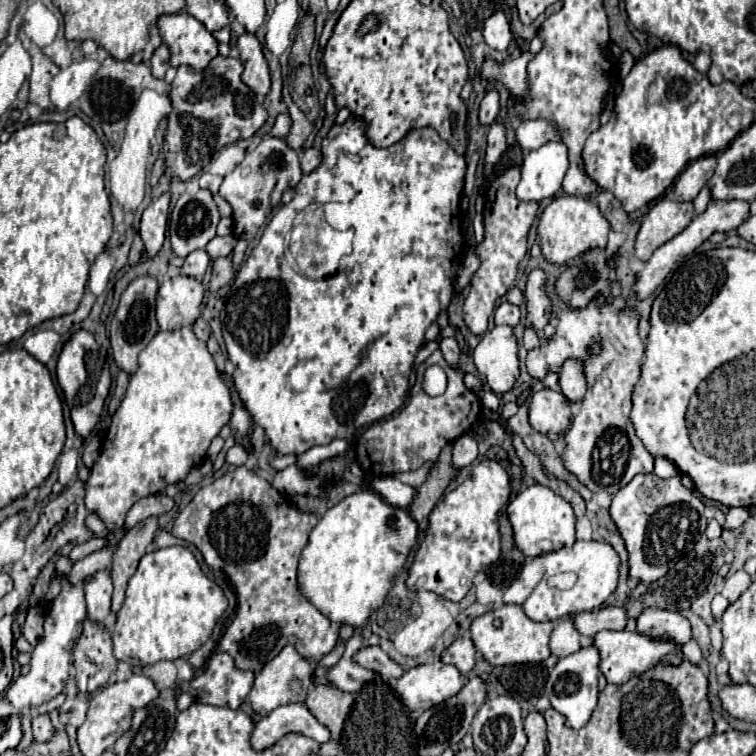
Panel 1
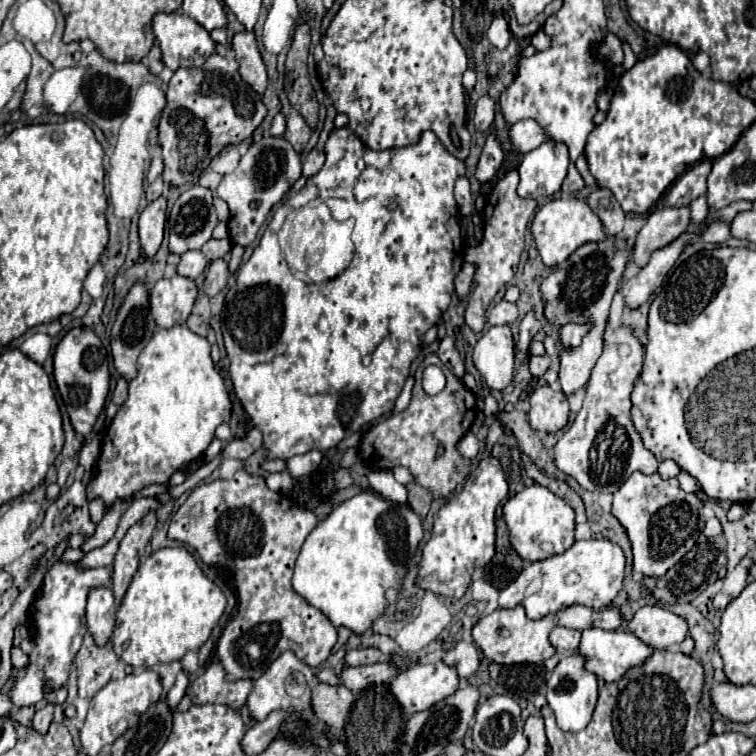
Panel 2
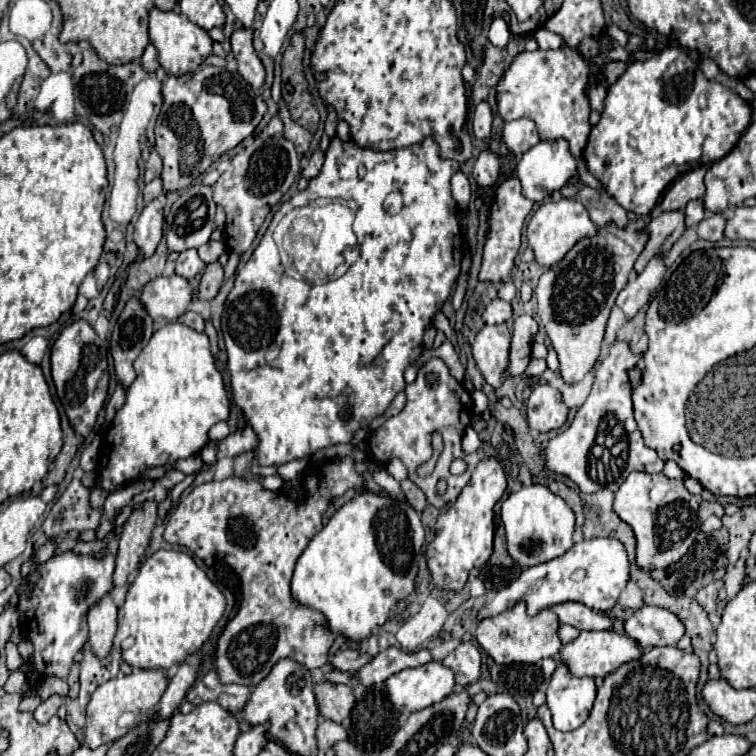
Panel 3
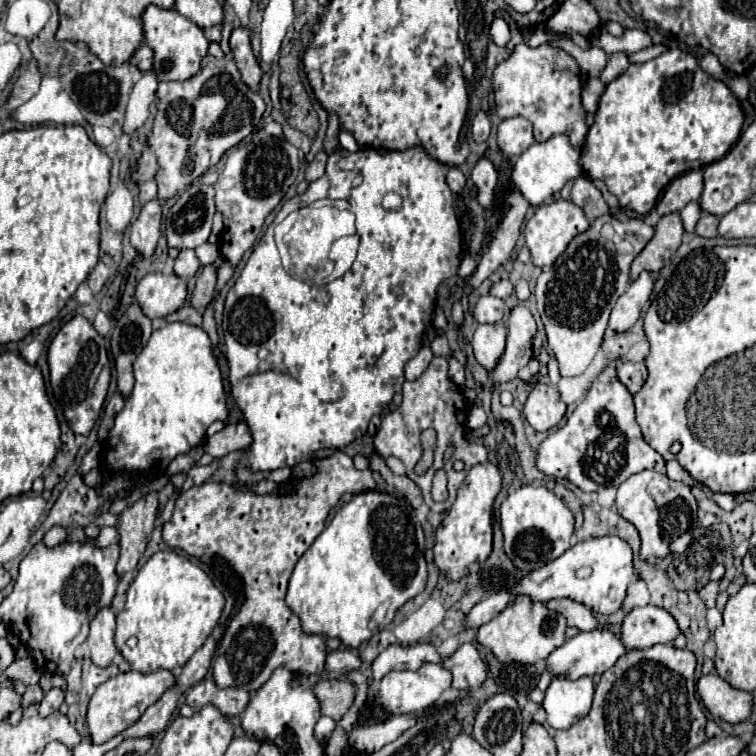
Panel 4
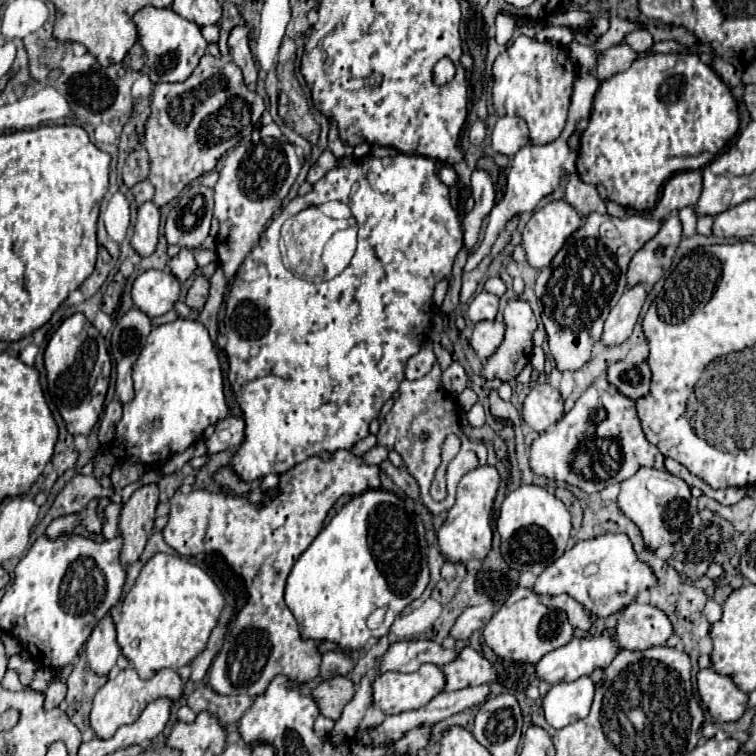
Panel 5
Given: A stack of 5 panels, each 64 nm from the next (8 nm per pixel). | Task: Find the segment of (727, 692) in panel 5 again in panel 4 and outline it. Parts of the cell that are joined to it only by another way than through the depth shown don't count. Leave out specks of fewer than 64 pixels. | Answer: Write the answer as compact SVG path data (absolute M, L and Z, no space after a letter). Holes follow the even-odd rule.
M716 672L702 674L696 688L704 706L714 718L738 724L744 722L752 712L752 694L730 686Z

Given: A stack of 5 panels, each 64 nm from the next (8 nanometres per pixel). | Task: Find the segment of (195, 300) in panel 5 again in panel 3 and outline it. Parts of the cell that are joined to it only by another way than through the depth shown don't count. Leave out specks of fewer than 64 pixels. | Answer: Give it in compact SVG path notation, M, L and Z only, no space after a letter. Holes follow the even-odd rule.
M218 262L206 264L206 270L202 274L200 288L198 288L198 298L200 300L212 300L218 294L222 282L224 282L224 268L222 268L222 264L218 264Z

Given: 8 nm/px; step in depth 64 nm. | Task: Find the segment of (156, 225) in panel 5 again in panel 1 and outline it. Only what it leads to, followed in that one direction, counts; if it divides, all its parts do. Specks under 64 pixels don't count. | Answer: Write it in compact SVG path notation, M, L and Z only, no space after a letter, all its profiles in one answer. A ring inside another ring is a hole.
M162 194L142 214L140 236L142 236L142 242L144 242L148 256L156 256L164 244L164 232L166 232L166 222L168 222L168 206L170 206L170 194Z

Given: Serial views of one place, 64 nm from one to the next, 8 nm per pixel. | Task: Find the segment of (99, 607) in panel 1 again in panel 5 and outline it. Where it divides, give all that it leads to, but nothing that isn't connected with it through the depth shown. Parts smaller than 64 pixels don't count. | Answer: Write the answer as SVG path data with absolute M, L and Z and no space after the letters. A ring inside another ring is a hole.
M104 616L94 628L86 644L86 654L90 670L98 676L110 674L112 668L116 666L116 660L120 656L120 646L116 642L116 630L110 616Z

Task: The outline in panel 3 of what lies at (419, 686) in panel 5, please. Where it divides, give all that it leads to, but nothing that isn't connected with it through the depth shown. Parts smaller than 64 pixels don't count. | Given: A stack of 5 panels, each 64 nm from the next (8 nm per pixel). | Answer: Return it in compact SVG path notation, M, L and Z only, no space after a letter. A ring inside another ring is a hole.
M428 662L420 668L392 674L384 686L394 710L406 716L446 698L454 688L454 676L442 662Z

